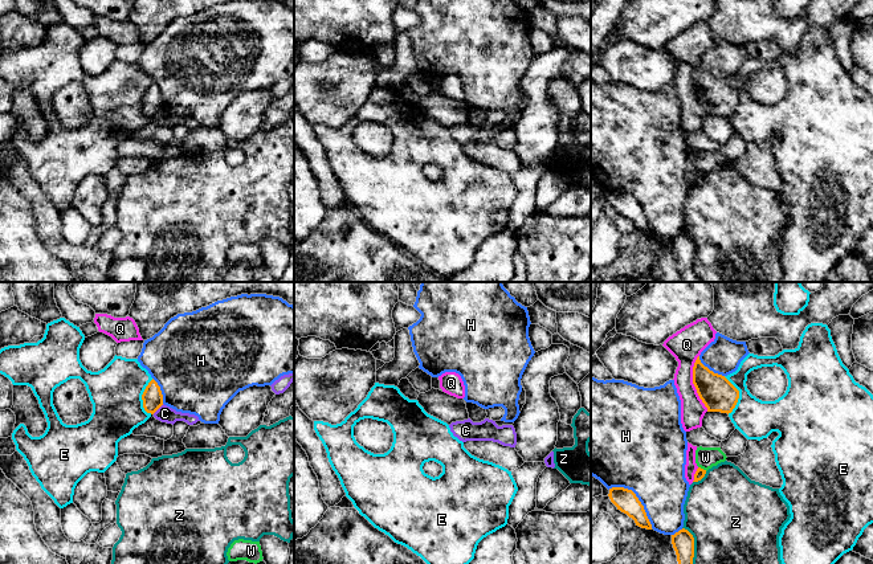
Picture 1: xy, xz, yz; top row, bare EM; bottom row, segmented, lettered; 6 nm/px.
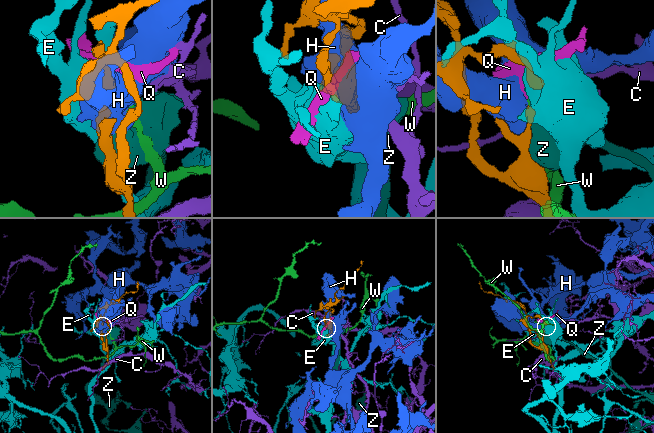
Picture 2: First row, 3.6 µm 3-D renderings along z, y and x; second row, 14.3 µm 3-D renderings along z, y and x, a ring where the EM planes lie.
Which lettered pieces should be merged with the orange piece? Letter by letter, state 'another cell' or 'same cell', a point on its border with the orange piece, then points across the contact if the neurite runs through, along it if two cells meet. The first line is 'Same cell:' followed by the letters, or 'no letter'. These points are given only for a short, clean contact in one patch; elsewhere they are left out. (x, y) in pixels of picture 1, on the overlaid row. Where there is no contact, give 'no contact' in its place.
Same cell: no letter
C: another cell; contact xy (158, 408); border xy (163, 404), (153, 413)
E: another cell; contact yz (738, 395)
H: another cell; contact yz (637, 498)
Q: another cell; contact yz (693, 383)
W: another cell; contact yz (702, 469)
Z: another cell; contact yz (693, 544)

